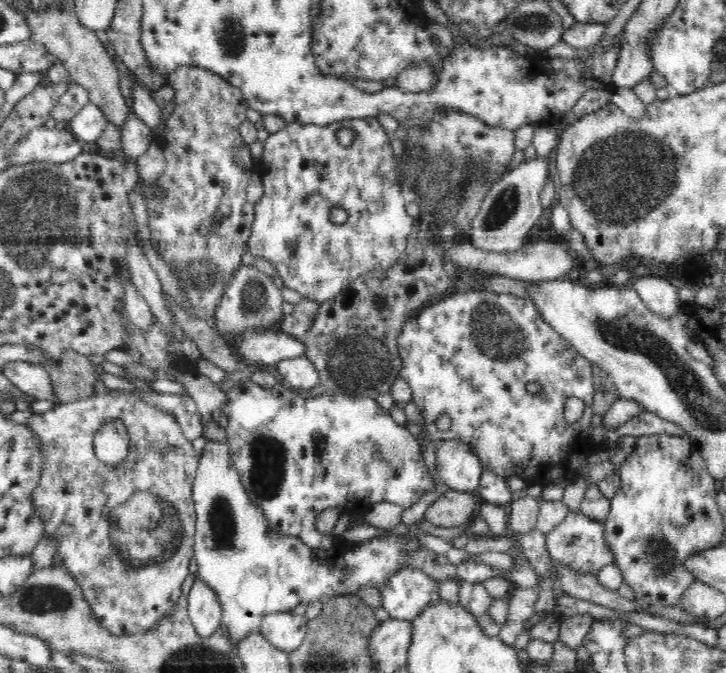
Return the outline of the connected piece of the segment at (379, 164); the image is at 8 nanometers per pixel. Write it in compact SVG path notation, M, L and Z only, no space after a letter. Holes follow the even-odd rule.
M376 117L368 118L345 118L344 120L331 122L329 125L318 126L310 123L287 123L278 132L270 133L268 138L263 142L263 155L258 167L263 184L263 196L255 204L255 217L252 225L251 238L249 239L247 248L250 254L255 258L261 256L264 260L269 260L274 264L278 276L283 280L283 284L296 290L298 294L302 294L303 298L308 300L315 300L318 304L332 300L338 294L346 290L350 286L350 282L361 277L366 272L372 270L388 270L390 266L396 264L398 258L405 252L406 241L408 236L413 232L417 222L408 215L406 210L406 202L402 195L402 175L400 175L400 167L398 167L398 159L394 155L392 145L390 145L390 138L386 134L386 130ZM348 128L354 130L354 142L344 148L339 142L335 140L335 133L338 129ZM332 208L344 208L348 217L343 224L336 224L330 221L330 212Z

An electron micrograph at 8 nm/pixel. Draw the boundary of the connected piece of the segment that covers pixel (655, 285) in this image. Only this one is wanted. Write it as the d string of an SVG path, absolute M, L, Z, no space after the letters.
M646 274L636 278L631 287L658 318L672 318L682 307L677 288L663 277Z

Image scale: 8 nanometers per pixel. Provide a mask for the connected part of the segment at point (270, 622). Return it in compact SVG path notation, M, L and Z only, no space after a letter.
M292 611L266 614L261 620L259 632L276 648L290 652L304 642L307 618Z

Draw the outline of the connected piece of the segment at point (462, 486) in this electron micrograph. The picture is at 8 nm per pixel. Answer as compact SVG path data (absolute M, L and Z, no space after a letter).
M437 440L436 467L442 483L458 492L475 493L485 472L477 454L460 440Z

